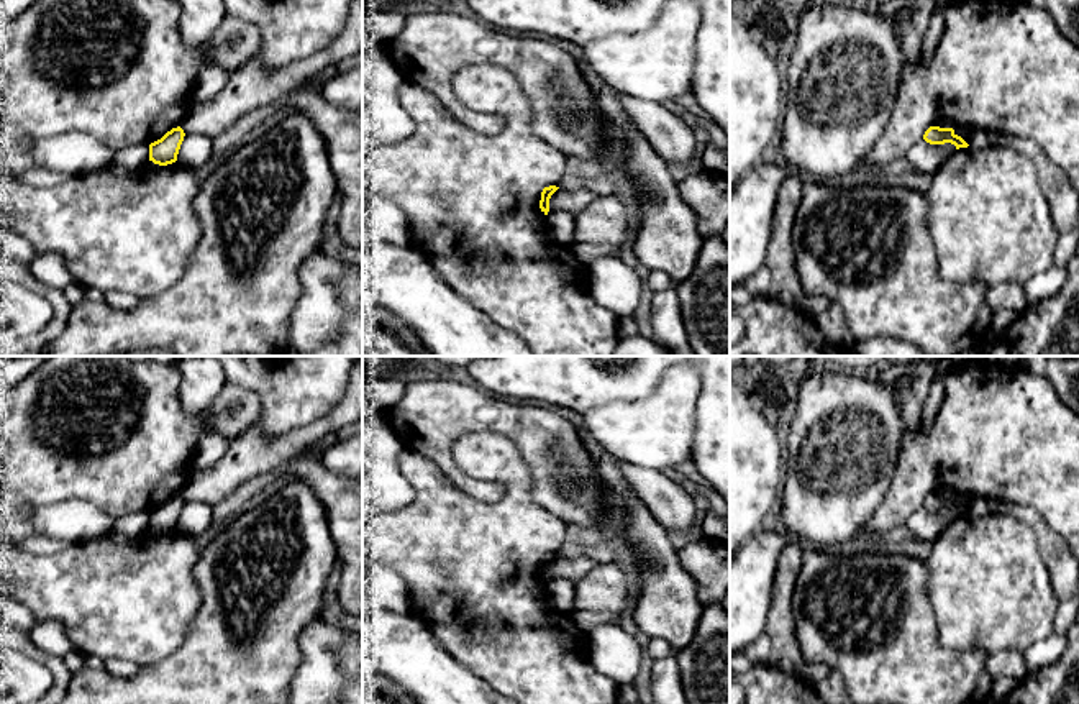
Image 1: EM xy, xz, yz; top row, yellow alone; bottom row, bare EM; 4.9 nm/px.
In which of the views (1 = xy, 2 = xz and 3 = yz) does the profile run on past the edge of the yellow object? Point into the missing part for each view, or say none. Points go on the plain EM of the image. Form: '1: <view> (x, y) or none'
1: none
2: none
3: none

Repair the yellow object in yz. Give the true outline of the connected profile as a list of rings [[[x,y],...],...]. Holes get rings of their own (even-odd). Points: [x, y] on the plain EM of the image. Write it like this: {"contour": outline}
{"contour": [[[930,494],[925,502],[923,507],[930,512],[945,512],[945,510],[951,510],[956,514],[956,517],[959,515],[967,515],[969,512],[954,501],[953,496],[940,496],[940,494]]]}

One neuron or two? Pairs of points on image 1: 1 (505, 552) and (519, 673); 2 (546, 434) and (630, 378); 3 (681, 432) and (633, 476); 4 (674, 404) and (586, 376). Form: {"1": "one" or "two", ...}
{"1": "one", "2": "two", "3": "two", "4": "two"}

